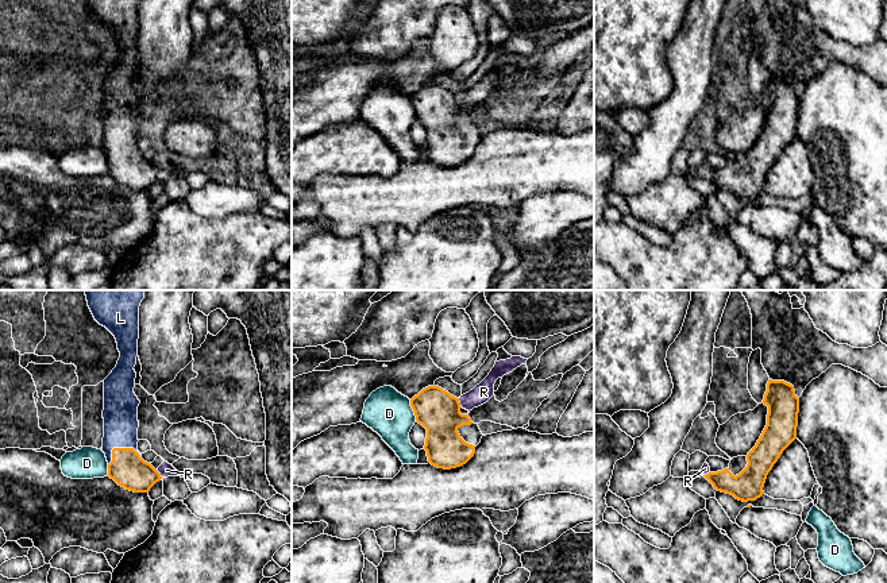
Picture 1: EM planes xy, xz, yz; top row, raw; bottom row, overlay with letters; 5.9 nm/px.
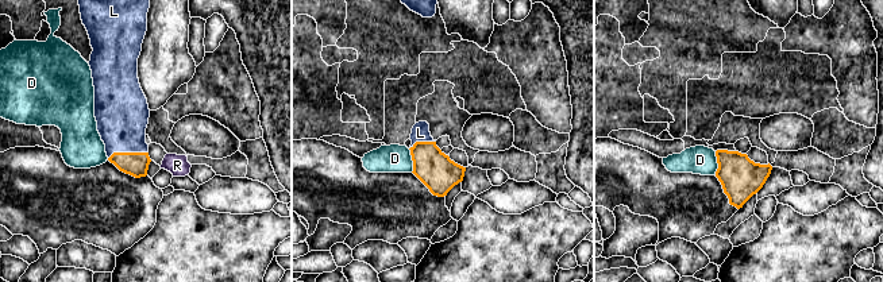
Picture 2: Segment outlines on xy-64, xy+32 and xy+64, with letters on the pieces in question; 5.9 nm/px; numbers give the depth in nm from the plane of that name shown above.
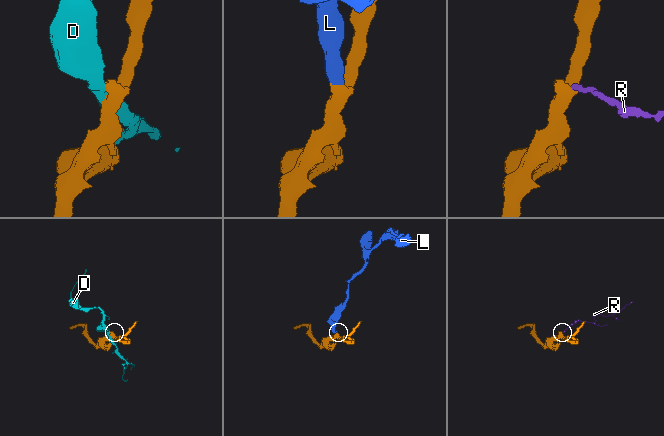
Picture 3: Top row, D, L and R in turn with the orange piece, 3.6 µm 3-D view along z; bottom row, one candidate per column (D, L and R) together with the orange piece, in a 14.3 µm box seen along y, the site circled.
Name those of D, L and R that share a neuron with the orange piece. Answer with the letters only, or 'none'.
L

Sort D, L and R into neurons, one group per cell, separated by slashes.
D / L / R

